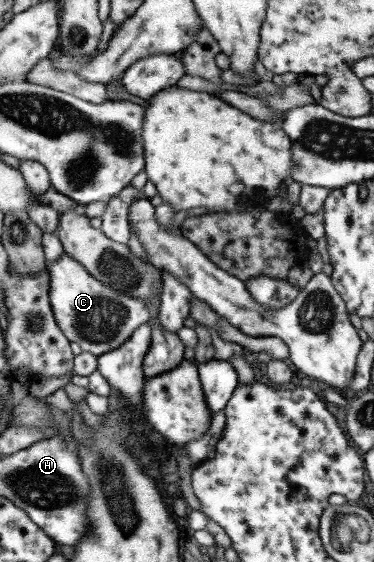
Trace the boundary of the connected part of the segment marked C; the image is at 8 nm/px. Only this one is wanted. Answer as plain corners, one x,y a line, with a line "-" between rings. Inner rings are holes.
62,251
60,257
56,257
56,259
52,259
50,263
46,264
45,270
48,272
48,276
50,276
47,294
48,305
56,322
56,327
62,332
68,344
74,342
74,344
80,347
82,352
88,352
94,356
110,352
114,348
121,346
130,337
130,334
138,329
138,326
147,323
149,317
142,299
126,296
120,293
120,291
102,284
90,276
90,273
86,272
82,264
72,259
64,251

